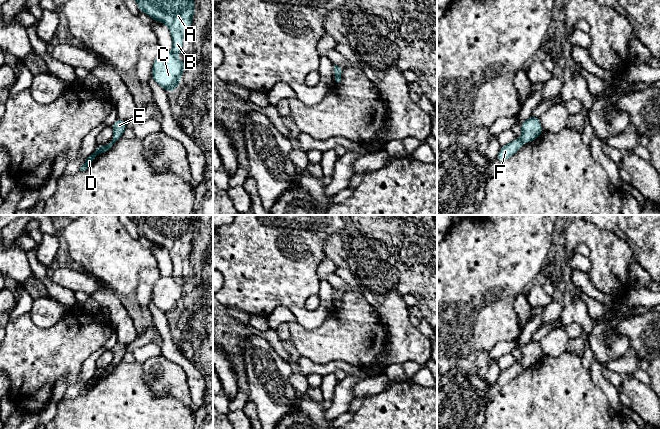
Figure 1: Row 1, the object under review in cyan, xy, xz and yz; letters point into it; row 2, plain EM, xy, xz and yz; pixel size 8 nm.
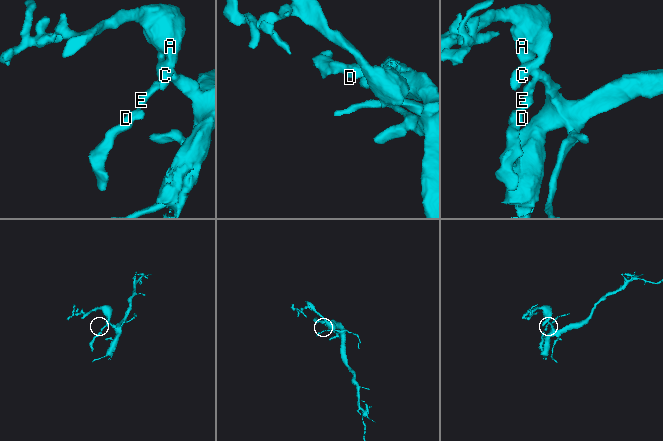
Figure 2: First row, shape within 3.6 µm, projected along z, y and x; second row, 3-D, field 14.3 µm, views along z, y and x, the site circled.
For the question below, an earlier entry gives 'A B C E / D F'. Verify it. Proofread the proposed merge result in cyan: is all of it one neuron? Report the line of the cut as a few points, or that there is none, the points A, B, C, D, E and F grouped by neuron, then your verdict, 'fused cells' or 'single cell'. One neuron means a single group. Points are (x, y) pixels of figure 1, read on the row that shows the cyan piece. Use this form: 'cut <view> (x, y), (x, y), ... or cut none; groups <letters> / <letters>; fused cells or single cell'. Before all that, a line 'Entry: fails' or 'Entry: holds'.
Entry: holds
cut xz (339, 75), (335, 77); groups A B C E / D F; fused cells

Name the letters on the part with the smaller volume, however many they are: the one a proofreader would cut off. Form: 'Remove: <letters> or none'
Remove: D, F

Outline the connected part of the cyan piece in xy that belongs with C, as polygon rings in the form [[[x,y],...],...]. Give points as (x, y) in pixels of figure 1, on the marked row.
[[[136,0],[138,10],[169,28],[172,37],[170,53],[159,53],[155,58],[151,77],[164,90],[173,93],[181,83],[187,63],[175,57],[183,52],[183,36],[191,28],[194,0]]]

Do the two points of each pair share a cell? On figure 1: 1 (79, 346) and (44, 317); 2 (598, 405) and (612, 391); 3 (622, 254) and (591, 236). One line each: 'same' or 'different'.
1: different
2: different
3: same

